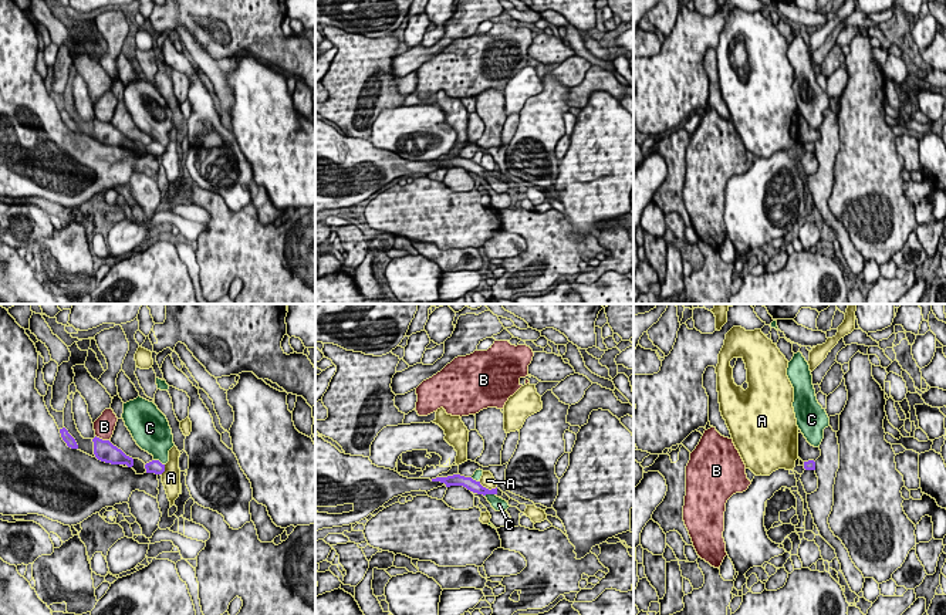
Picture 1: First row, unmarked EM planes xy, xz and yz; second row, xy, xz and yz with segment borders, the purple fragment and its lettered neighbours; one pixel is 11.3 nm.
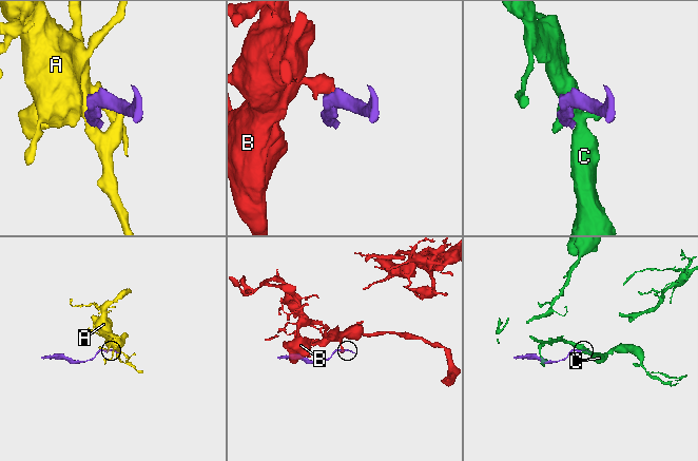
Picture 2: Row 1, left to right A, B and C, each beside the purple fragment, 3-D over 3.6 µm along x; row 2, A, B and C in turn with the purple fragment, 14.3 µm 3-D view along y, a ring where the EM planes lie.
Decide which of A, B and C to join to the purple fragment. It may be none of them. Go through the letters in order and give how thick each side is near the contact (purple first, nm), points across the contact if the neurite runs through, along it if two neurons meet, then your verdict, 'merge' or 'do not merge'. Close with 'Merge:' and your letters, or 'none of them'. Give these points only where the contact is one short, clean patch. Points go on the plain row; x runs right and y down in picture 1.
A: 140/160 nm | along xz (479, 164), (489, 171), (496, 169) | do not merge
B: 240/240 nm | along xy (95, 117), (108, 122) | do not merge
C: 160/360 nm | along xy (154, 141), (164, 147) | do not merge
Merge: none of them

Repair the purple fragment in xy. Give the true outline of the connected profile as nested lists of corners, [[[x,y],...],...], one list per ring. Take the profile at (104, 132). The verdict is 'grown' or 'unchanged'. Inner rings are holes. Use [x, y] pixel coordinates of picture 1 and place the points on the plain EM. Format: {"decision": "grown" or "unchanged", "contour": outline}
{"decision": "unchanged", "contour": [[[94,119],[94,136],[98,142],[111,145],[111,146],[126,146],[128,149],[134,148],[134,141],[126,138],[121,131],[114,128],[109,122],[102,122]]]}

